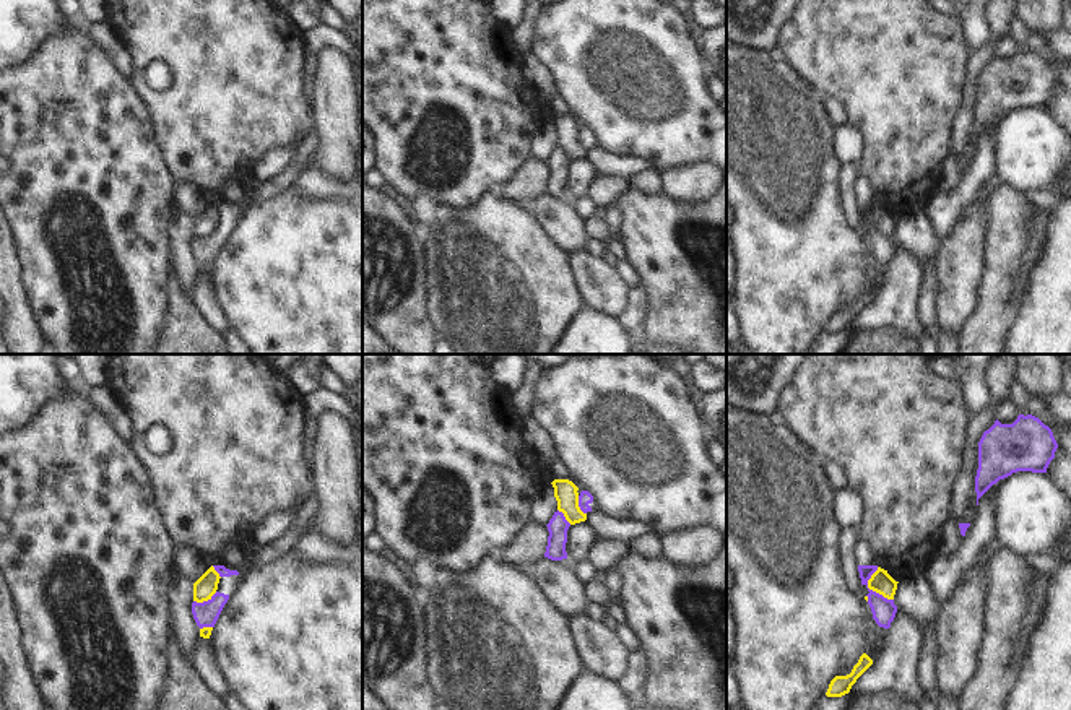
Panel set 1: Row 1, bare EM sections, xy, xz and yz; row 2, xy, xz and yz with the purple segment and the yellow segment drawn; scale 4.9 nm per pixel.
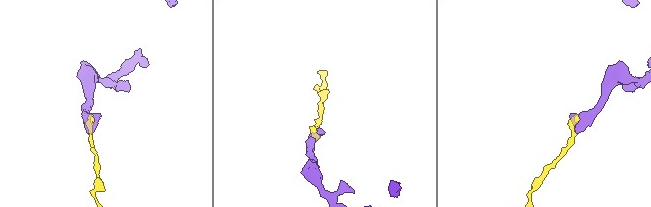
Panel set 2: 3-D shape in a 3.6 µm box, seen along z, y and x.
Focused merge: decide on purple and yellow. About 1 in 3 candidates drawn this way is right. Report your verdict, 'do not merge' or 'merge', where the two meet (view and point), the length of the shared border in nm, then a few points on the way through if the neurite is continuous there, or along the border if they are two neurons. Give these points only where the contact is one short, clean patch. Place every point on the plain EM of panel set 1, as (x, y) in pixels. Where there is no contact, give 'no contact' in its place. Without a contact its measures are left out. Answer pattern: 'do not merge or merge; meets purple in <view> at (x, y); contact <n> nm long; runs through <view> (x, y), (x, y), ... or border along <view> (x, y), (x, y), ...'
do not merge; meets purple in yz at (871, 226); contact 190 nm long; border along yz (876, 203), (868, 216), (868, 223), (893, 236)

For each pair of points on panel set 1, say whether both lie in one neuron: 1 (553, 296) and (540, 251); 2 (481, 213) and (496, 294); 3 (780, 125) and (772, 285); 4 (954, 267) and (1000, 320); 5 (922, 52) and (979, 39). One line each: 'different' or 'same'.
1: same
2: same
3: same
4: different
5: different

